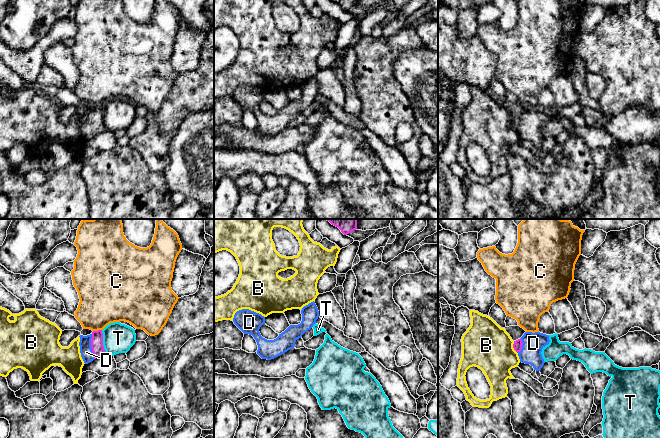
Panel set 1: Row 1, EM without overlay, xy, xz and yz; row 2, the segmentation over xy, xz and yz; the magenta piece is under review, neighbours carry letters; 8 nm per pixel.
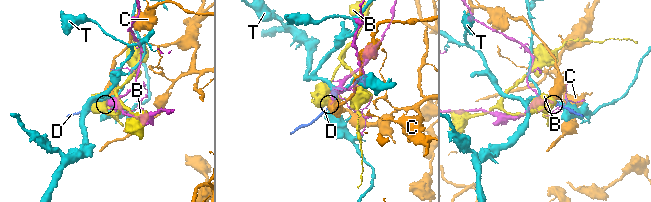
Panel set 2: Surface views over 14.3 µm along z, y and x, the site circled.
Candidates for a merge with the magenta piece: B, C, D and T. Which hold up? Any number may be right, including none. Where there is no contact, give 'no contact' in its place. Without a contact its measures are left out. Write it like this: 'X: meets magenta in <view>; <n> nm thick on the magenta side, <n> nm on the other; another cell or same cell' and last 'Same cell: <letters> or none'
B: meets magenta in yz; 70 nm thick on the magenta side, 380 nm on the other; another cell
C: meets magenta in xy; 100 nm thick on the magenta side, 380 nm on the other; another cell
D: meets magenta in xy; 100 nm thick on the magenta side, 100 nm on the other; same cell
T: meets magenta in xy; 100 nm thick on the magenta side, 240 nm on the other; another cell
Same cell: D

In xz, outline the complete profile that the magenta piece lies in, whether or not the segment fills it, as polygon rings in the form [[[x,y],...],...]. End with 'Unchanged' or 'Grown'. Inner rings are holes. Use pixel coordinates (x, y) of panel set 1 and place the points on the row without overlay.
[[[332,0],[338,3],[344,11],[351,9],[357,5],[357,0]]]. Unchanged

